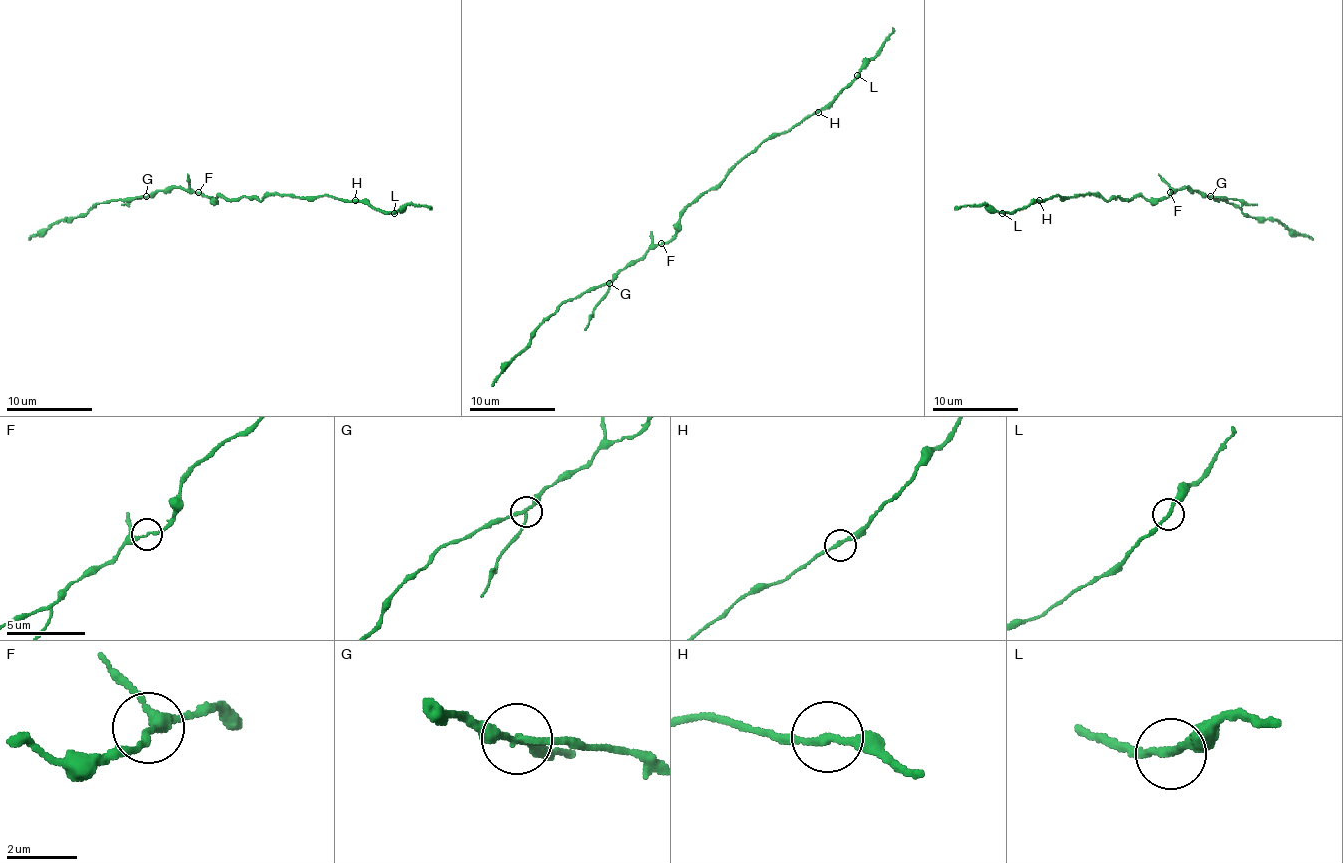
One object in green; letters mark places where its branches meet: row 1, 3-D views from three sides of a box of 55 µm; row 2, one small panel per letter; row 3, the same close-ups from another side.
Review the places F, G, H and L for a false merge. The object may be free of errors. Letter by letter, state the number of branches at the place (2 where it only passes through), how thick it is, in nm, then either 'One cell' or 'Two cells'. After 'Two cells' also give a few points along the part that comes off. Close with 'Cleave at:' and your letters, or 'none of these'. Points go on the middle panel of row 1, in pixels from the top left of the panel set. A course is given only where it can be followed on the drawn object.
F: Branches: 2. Thickness 220 nm. One cell
G: Branches: 3. Thickness 200 nm. Two cells. Course of the part to remove: (609, 283), (607, 296), (596, 306), (585, 330)
H: Branches: 2. Thickness 200 nm. One cell
L: Branches: 2. Thickness 200 nm. One cell
Cleave at: G

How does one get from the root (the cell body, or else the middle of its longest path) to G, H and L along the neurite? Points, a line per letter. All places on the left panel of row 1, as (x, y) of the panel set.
G: (221, 196), (213, 200), (178, 187), (157, 189), (146, 196)
H: (221, 196), (230, 200), (260, 200), (273, 194), (293, 194), (355, 200)
L: (221, 196), (230, 200), (260, 200), (273, 194), (331, 196), (342, 200), (364, 200), (370, 207), (394, 213)

